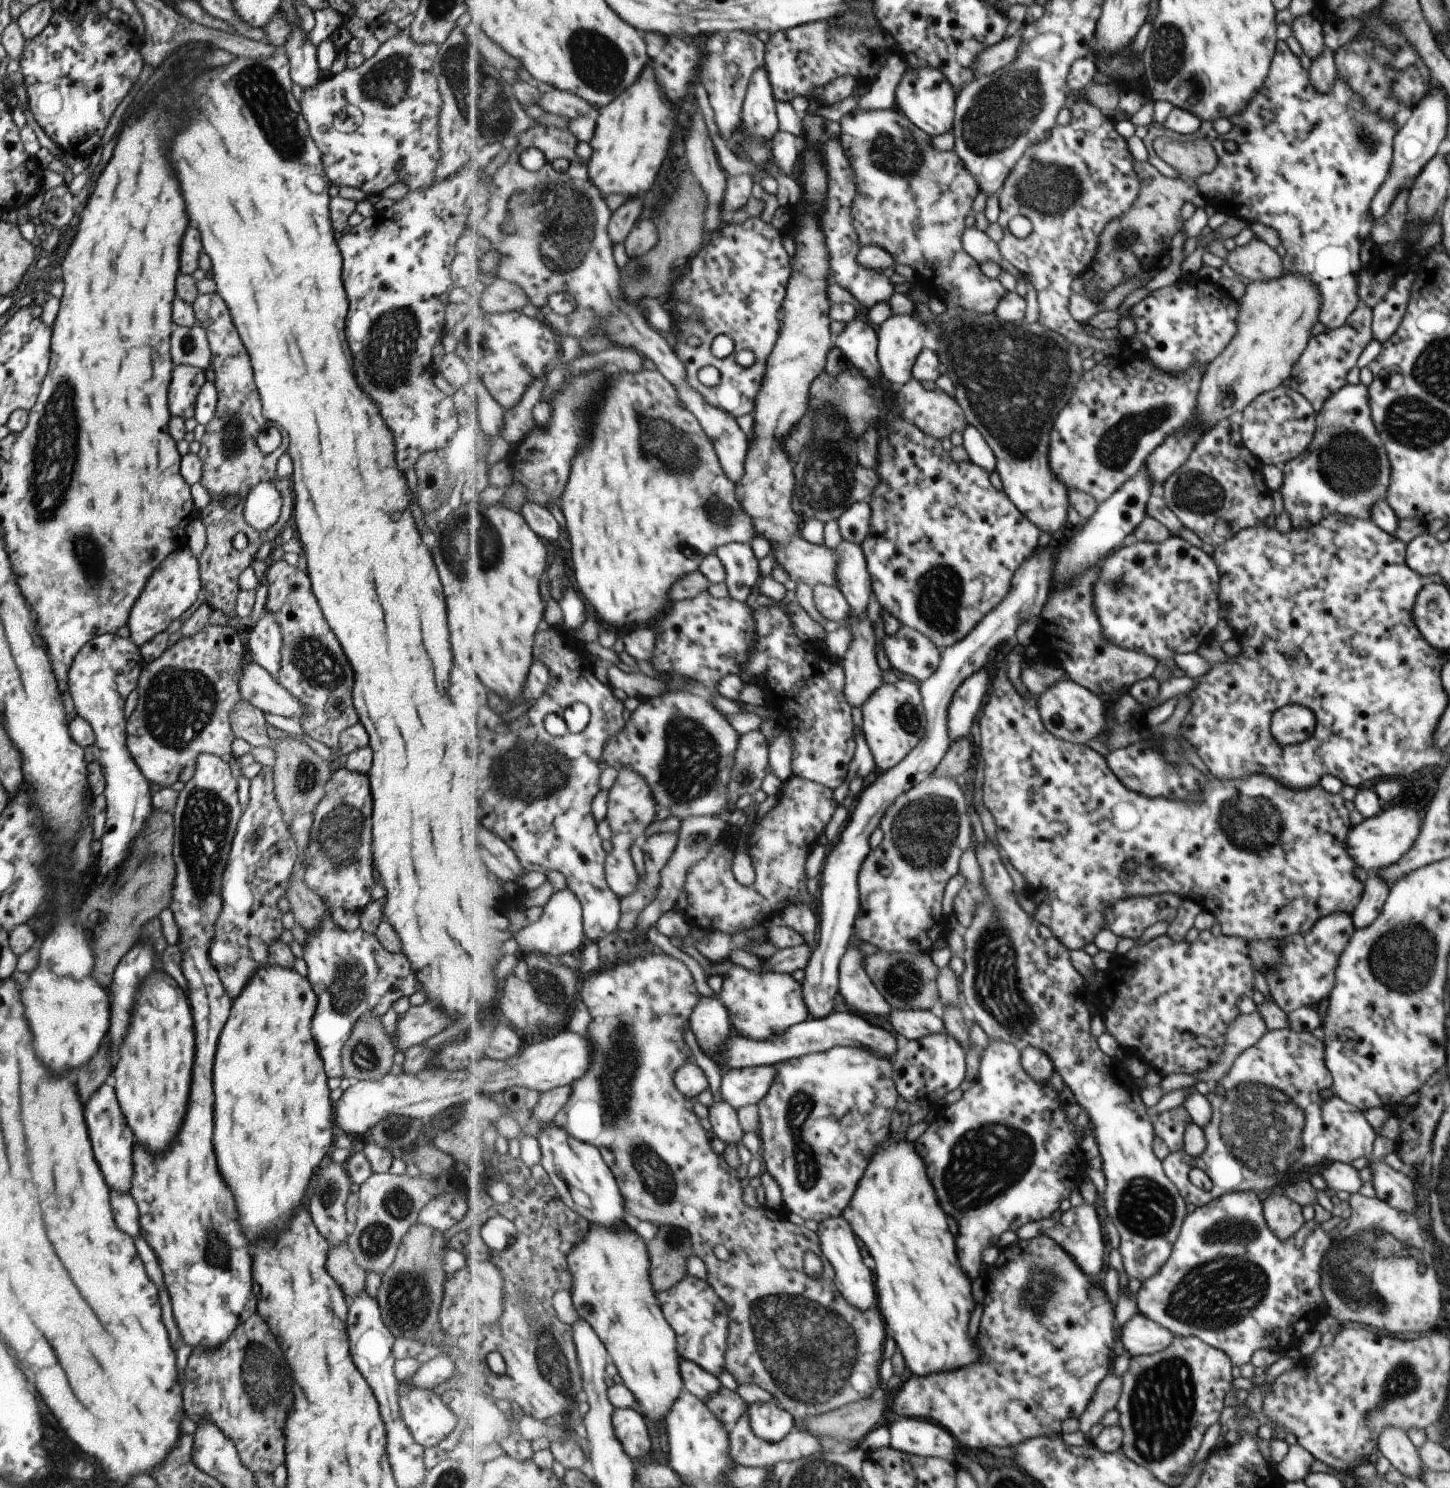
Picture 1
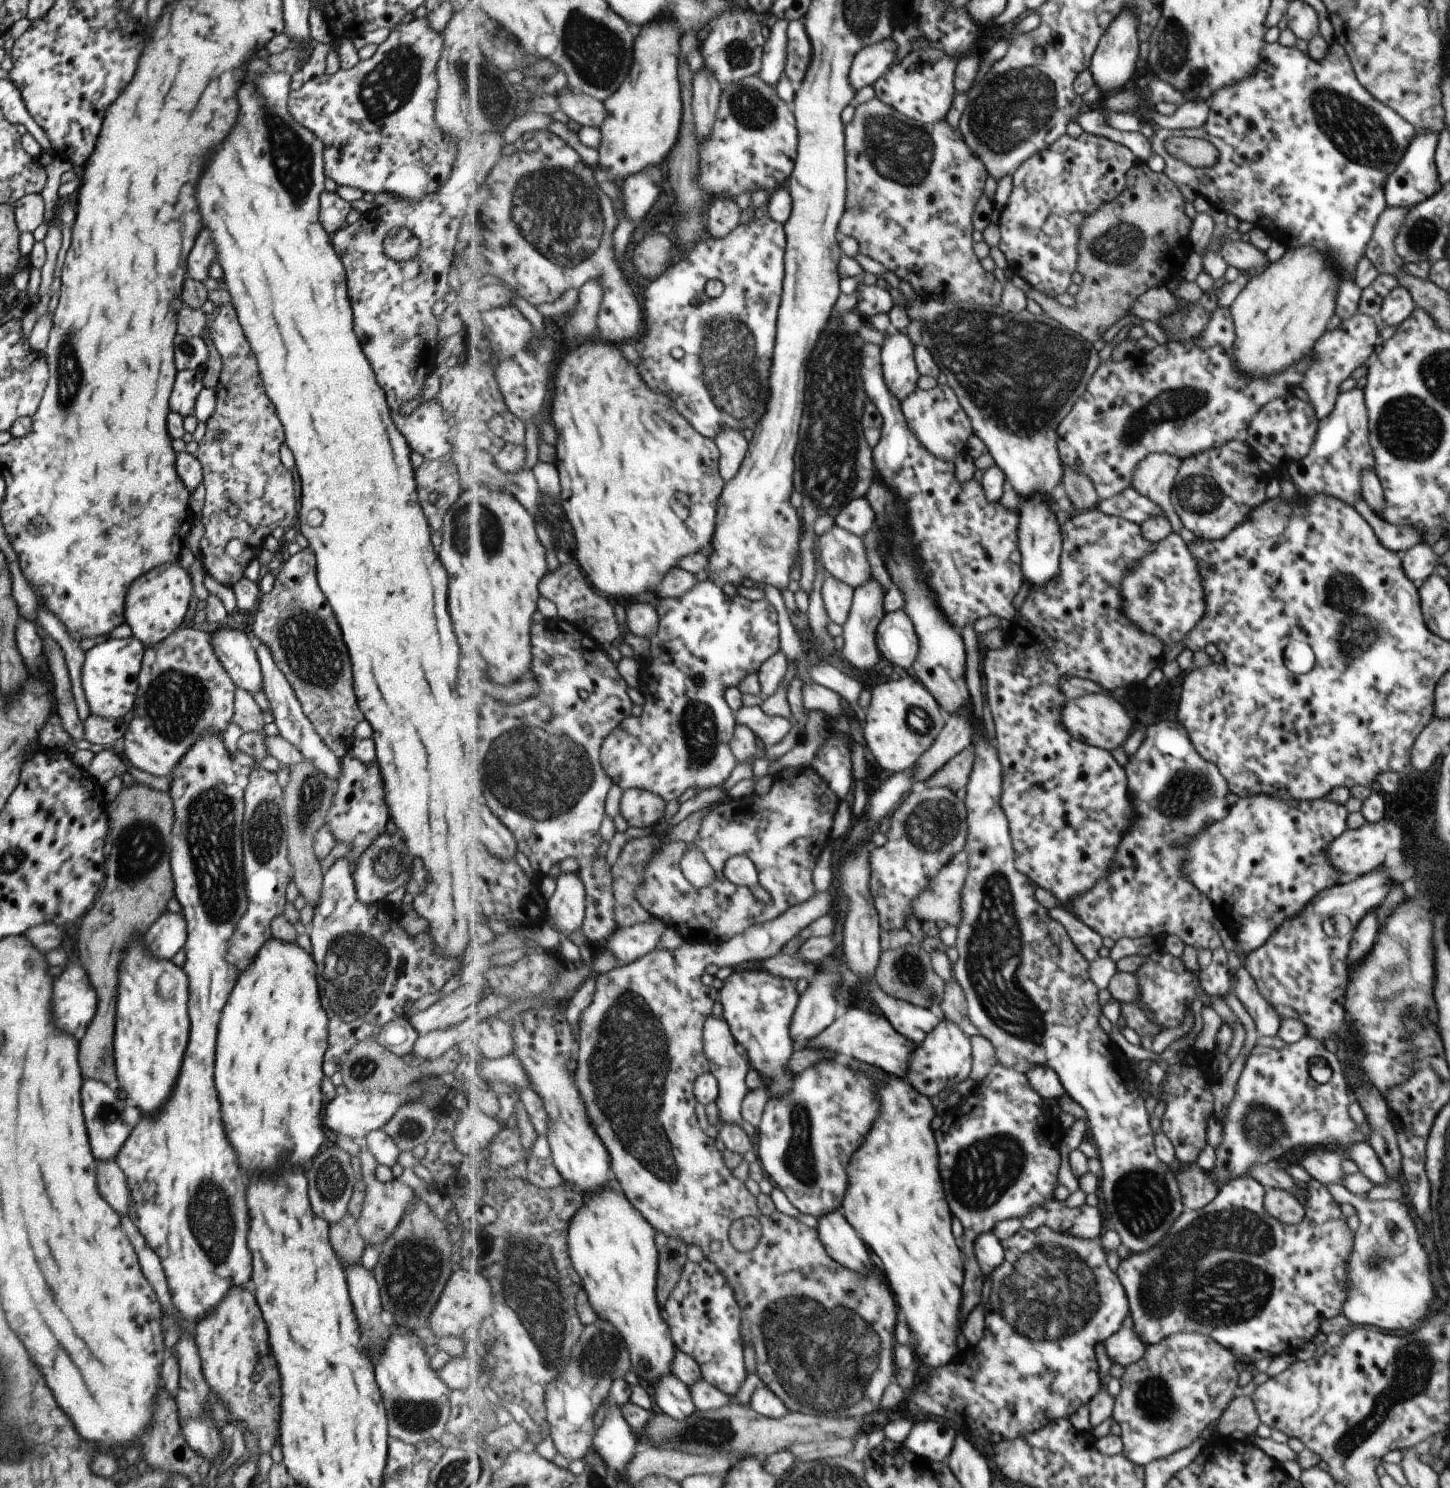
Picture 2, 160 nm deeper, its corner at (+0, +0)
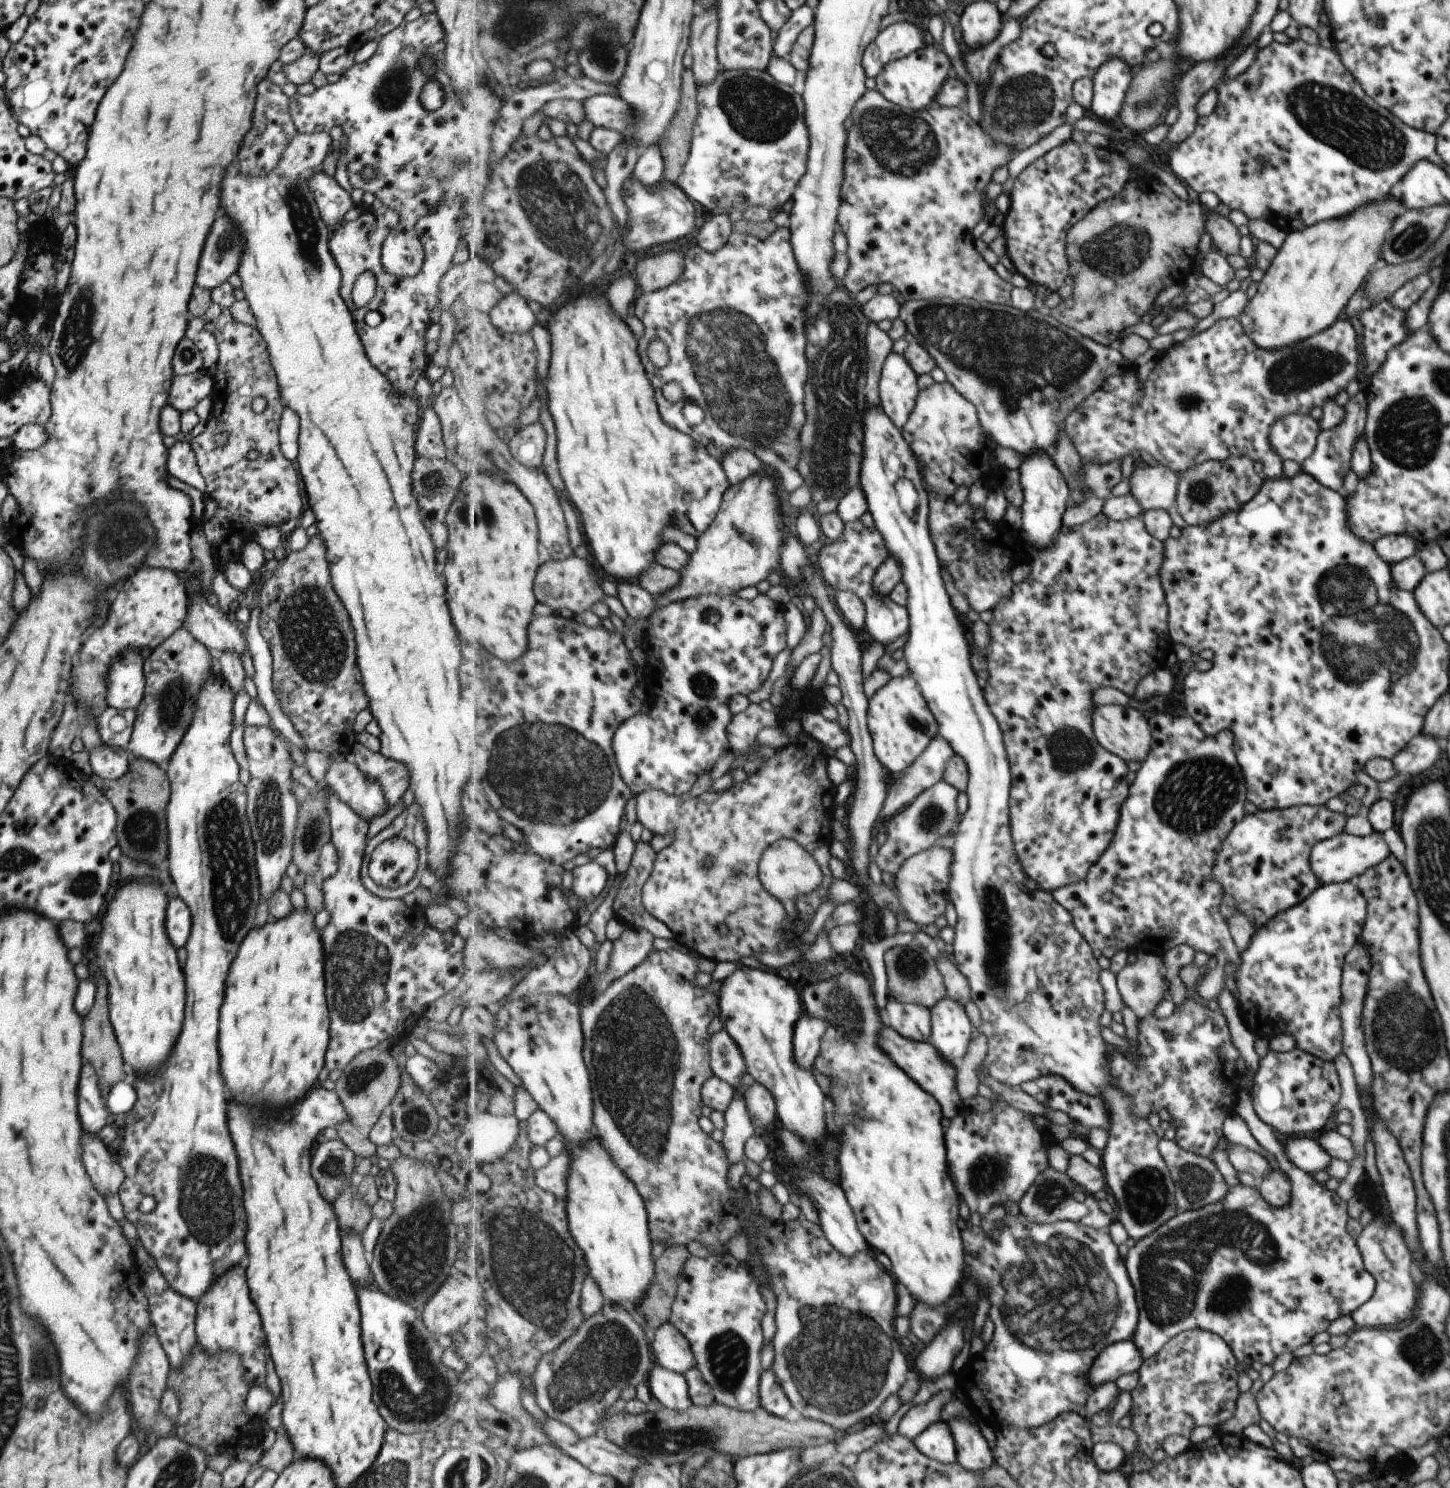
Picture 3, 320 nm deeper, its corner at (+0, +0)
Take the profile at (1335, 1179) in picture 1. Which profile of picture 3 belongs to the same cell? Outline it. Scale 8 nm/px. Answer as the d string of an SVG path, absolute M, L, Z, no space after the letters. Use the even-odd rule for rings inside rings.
M1311 1137L1287 1140L1282 1150L1291 1164L1309 1175L1324 1171L1331 1162L1331 1156Z

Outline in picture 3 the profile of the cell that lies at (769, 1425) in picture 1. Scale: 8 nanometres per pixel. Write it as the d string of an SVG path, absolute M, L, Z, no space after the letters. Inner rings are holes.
M769 1367L769 1370L762 1372L760 1400L761 1407L777 1417L785 1418L791 1412L791 1408L794 1408L771 1367Z

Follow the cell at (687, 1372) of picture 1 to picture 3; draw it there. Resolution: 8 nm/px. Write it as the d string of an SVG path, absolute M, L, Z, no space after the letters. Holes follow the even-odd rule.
M669 1321L652 1336L655 1363L686 1376L697 1365L689 1340Z

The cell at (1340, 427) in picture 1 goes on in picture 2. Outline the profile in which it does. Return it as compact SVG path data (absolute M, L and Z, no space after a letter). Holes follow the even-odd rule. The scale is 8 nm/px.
M1363 389L1340 391L1333 410L1318 420L1307 454L1284 469L1295 485L1299 499L1323 493L1352 505L1357 497L1362 496L1361 474L1372 468L1374 459L1367 438L1367 419Z

